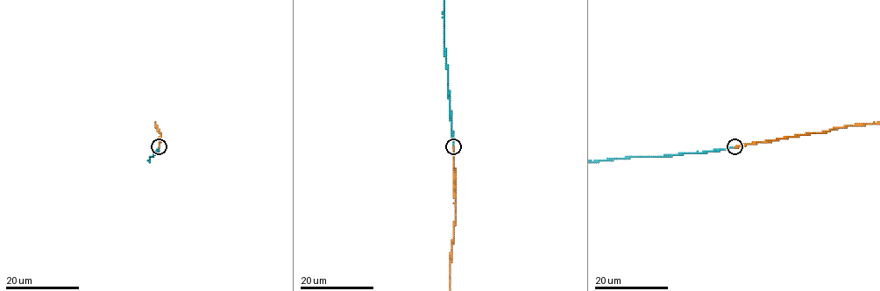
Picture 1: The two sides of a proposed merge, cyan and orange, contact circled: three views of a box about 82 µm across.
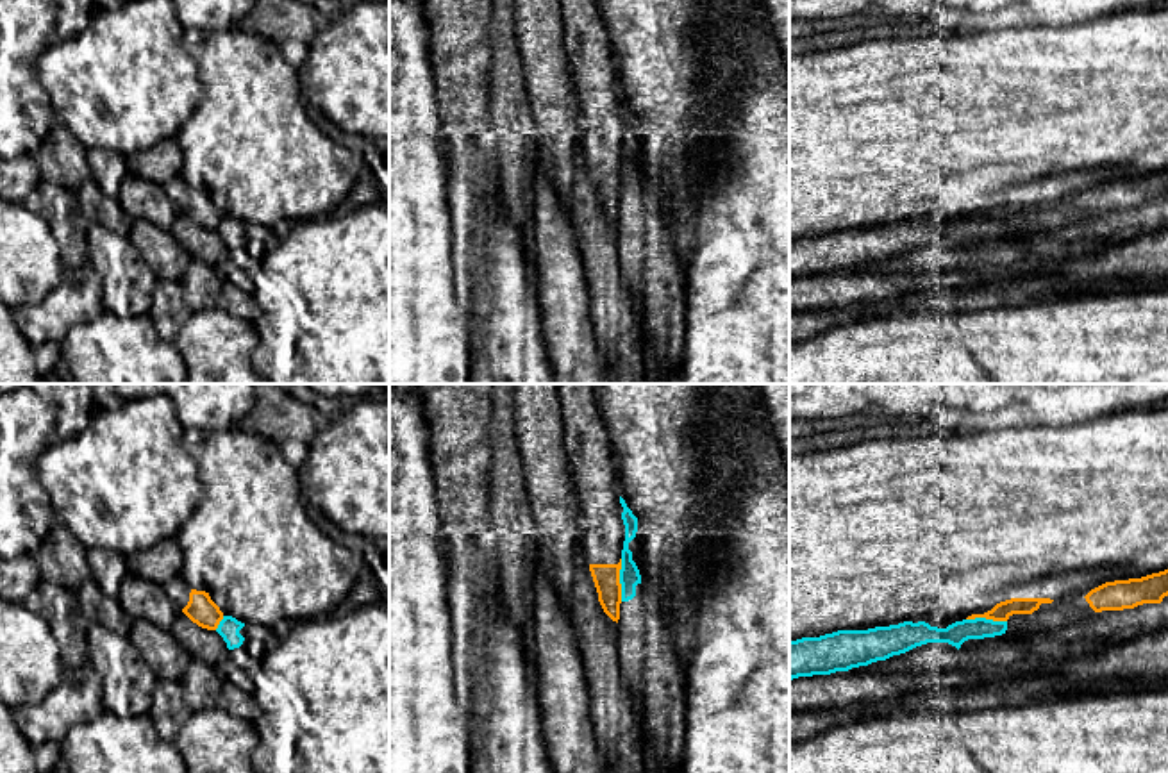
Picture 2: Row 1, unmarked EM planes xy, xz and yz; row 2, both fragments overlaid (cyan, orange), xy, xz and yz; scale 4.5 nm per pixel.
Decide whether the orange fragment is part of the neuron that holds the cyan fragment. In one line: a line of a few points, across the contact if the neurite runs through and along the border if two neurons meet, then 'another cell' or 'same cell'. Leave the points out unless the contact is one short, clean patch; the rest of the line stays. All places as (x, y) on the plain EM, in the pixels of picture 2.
line xz (622, 159), (620, 200); another cell

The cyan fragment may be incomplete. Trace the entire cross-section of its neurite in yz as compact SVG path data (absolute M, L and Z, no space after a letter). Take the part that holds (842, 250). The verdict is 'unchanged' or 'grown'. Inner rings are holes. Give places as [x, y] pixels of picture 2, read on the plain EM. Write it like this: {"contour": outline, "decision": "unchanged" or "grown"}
{"contour": "M1073 198L1041 204L1032 214L1013 214L1007 221L975 218L955 221L947 229L930 227L925 221L904 221L868 230L838 230L820 237L802 237L789 241L789 280L848 271L927 243L948 243L959 250L968 239L1054 232L1086 221L1091 212L1086 198Z", "decision": "grown"}

